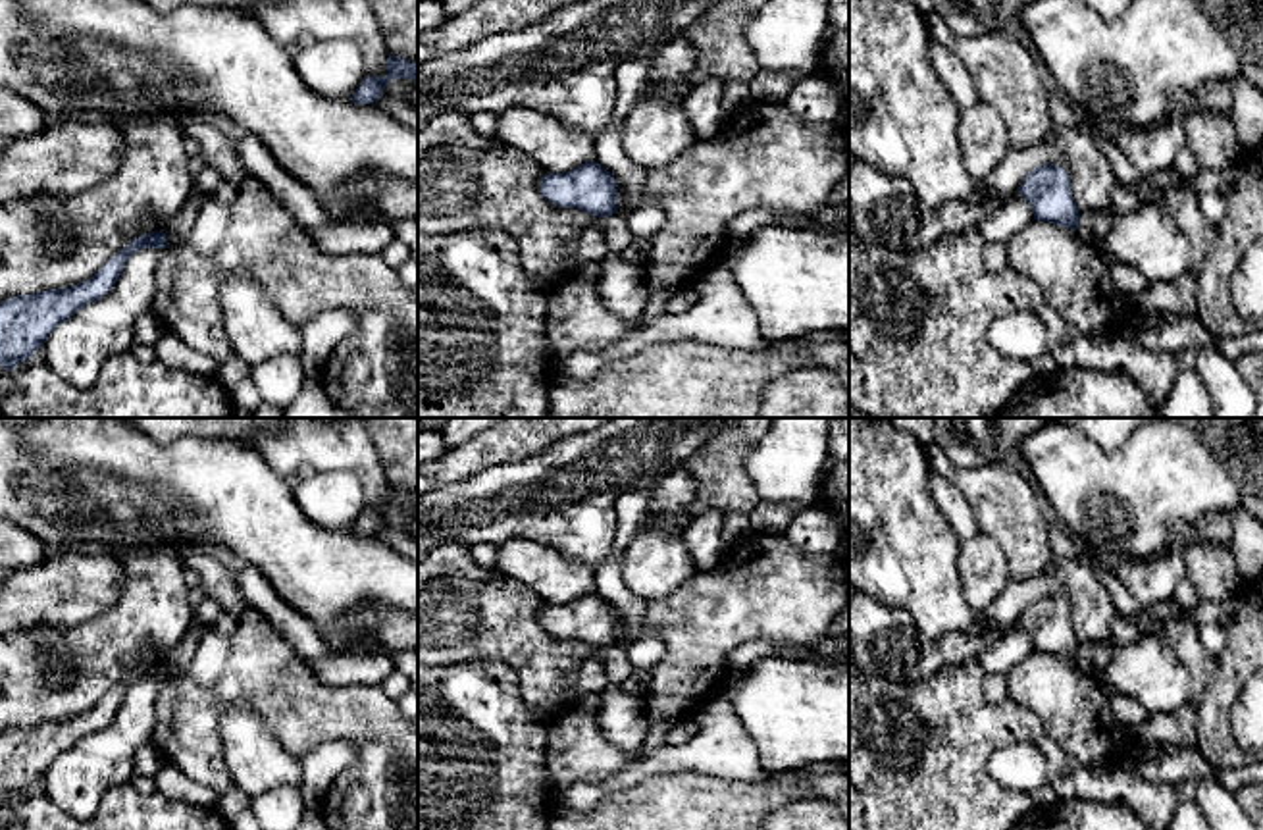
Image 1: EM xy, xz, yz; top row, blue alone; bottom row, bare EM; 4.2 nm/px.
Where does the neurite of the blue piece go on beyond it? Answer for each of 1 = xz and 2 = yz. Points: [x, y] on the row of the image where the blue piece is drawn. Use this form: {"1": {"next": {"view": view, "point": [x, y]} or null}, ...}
{"1": {"next": null}, "2": {"next": null}}

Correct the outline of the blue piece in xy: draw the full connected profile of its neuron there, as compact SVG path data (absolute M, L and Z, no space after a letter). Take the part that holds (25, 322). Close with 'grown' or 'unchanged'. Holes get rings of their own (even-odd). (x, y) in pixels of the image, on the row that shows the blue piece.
M164 229L135 237L83 283L2 300L0 366L12 372L19 362L29 360L62 322L85 304L100 300L116 285L131 254L168 245Z; unchanged

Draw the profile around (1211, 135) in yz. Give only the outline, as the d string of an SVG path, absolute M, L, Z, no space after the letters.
M1196 98L1178 104L1184 114L1186 144L1201 169L1223 171L1236 164L1242 144L1230 116L1207 112Z

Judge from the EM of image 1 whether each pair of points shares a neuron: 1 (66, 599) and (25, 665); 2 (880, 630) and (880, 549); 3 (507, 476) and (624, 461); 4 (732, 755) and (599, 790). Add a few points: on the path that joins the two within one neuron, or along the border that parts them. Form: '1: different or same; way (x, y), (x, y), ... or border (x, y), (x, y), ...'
1: different; border (93, 619), (81, 628), (24, 626), (20, 630)
2: different; border (869, 594), (894, 607), (902, 607), (919, 626)
3: same; way (536, 476), (582, 476), (595, 466)
4: same; way (699, 755), (667, 759), (640, 769), (632, 777)

